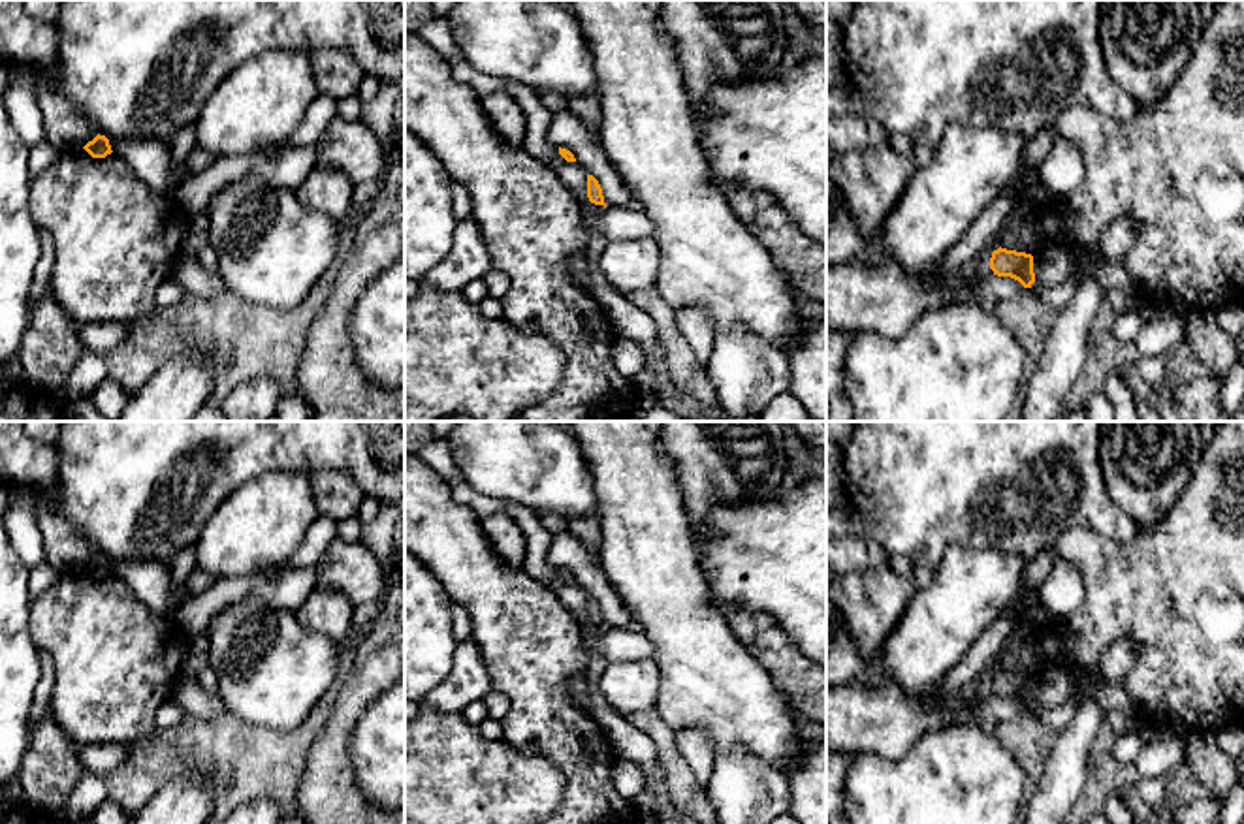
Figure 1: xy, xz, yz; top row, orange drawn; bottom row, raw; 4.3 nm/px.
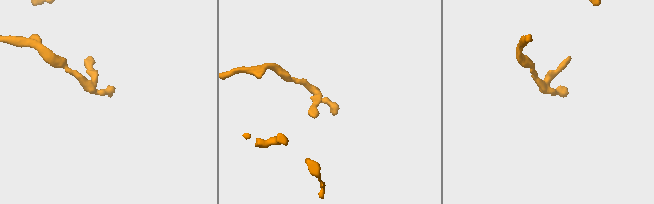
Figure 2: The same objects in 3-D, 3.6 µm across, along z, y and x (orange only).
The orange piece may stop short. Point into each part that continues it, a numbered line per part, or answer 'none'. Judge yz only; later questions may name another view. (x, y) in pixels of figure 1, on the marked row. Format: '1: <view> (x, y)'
none

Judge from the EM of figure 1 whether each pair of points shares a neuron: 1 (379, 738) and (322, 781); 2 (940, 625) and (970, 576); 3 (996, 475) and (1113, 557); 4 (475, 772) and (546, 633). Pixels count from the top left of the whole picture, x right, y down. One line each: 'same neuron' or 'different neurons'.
1: different neurons
2: same neuron
3: different neurons
4: different neurons

